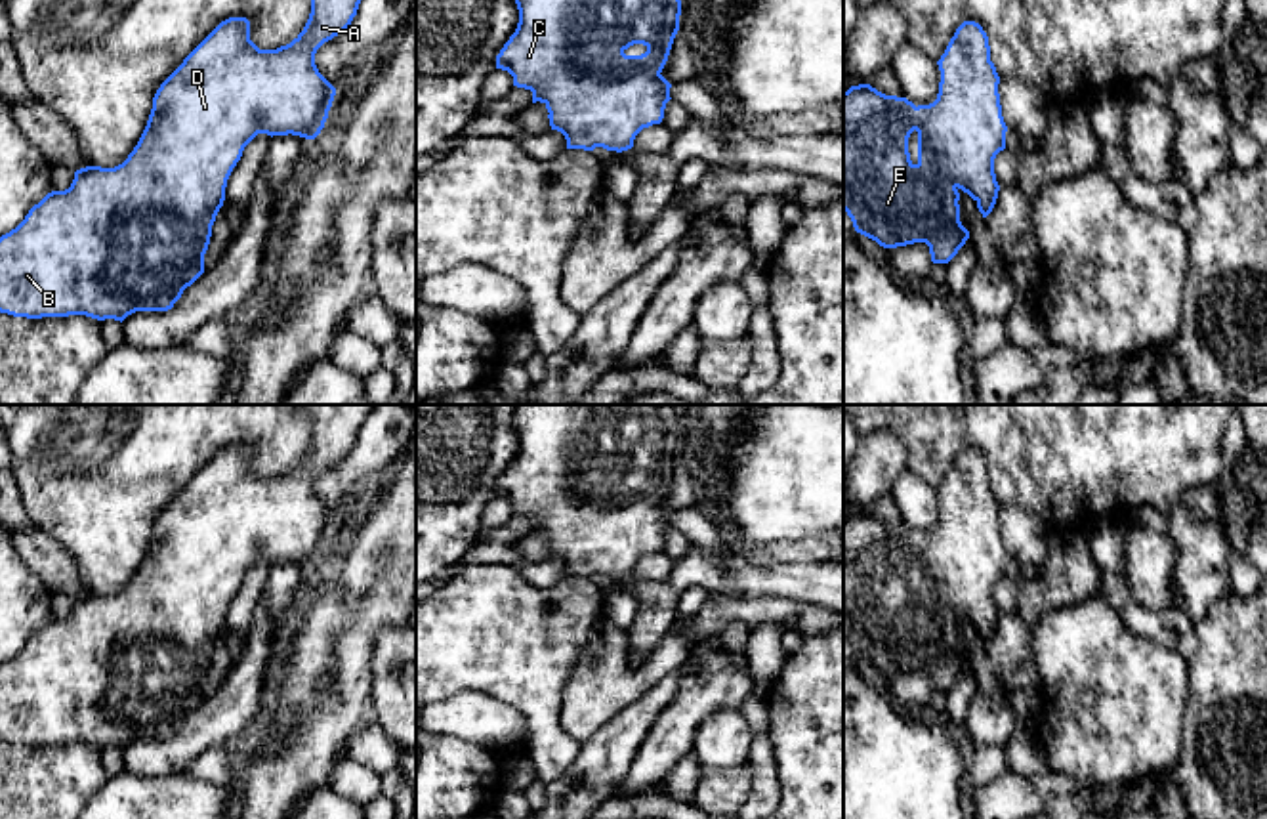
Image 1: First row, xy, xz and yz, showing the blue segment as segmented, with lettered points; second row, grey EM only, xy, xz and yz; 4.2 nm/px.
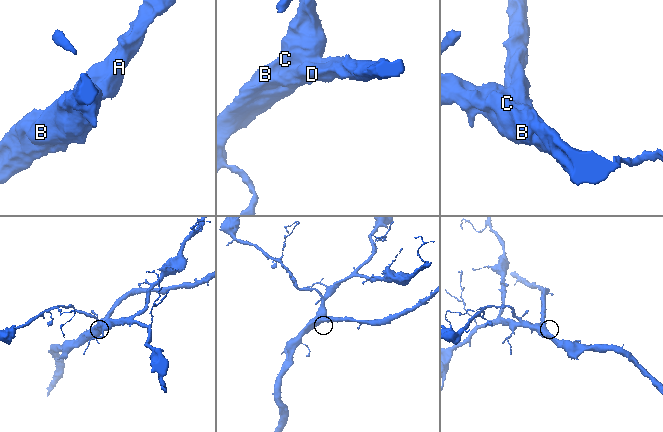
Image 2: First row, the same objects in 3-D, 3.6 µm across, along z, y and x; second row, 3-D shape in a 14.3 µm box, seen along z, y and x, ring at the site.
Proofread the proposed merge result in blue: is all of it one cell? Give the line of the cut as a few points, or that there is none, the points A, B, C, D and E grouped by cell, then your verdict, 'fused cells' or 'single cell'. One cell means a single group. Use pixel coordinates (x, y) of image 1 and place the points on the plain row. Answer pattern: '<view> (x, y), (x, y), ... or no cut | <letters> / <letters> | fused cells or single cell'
no cut | A B C D E | single cell

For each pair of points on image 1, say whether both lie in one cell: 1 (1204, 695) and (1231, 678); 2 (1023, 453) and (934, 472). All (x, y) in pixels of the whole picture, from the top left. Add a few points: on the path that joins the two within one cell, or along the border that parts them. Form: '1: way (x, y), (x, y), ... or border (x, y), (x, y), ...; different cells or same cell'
1: way (1210, 695), (1225, 684); same cell
2: way (1000, 440), (960, 440), (951, 449); same cell

